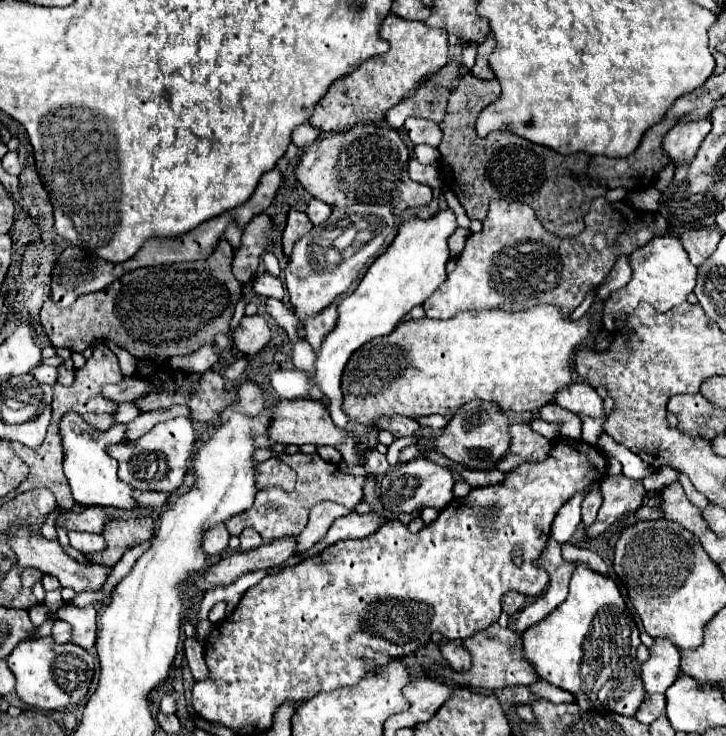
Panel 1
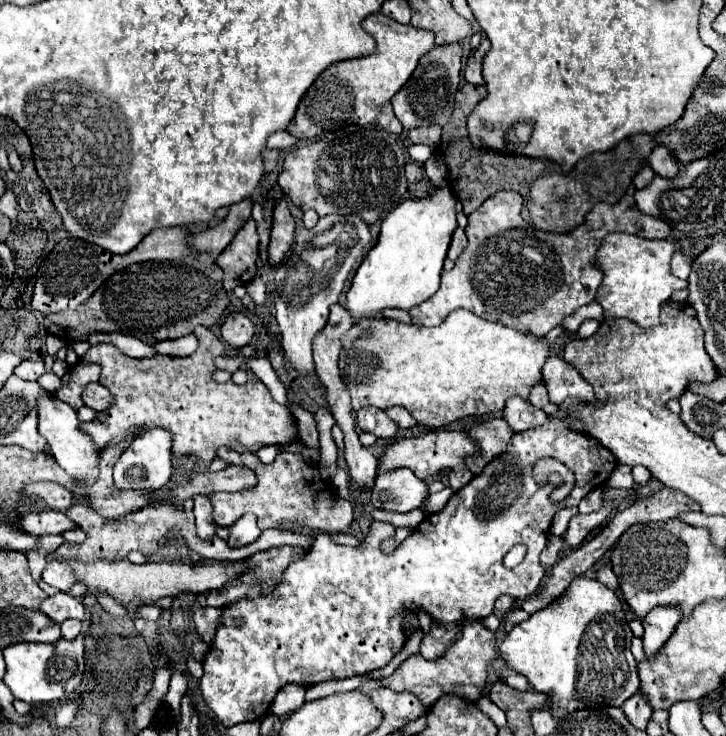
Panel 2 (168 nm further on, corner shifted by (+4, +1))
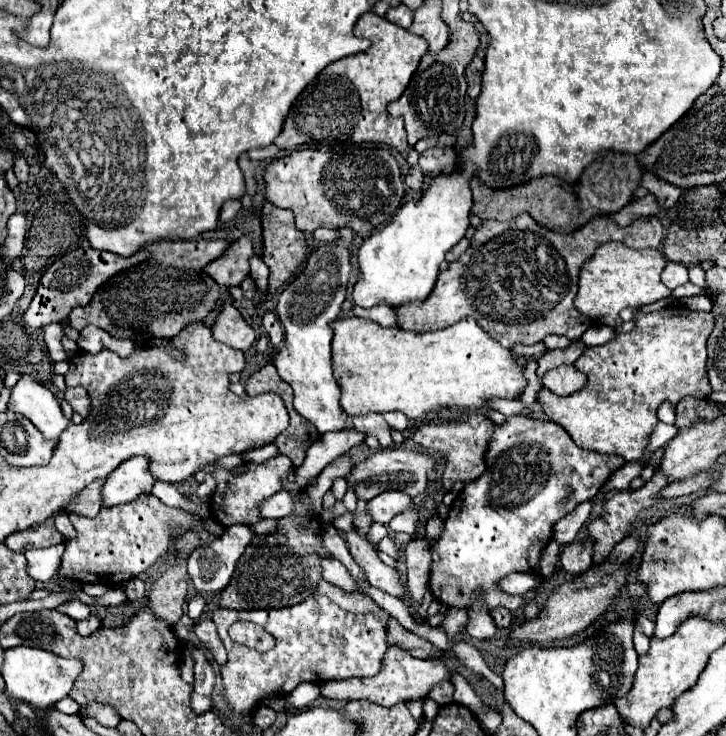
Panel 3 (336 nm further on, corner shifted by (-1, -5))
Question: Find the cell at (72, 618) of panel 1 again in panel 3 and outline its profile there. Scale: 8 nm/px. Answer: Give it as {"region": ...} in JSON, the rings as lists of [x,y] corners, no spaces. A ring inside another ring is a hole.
{"region":[[[68,600],[68,602],[60,604],[60,606],[56,608],[56,612],[66,614],[66,616],[70,616],[70,618],[76,620],[76,622],[80,622],[80,620],[84,620],[84,618],[90,616],[90,608],[88,608],[86,604],[82,604],[82,602],[78,602],[78,600]]]}

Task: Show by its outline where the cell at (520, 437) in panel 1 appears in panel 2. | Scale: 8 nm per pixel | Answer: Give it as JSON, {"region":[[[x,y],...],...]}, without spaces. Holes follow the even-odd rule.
{"region":[[[489,418],[485,422],[471,426],[465,432],[477,444],[475,454],[465,458],[465,464],[473,474],[479,474],[485,468],[485,464],[489,464],[495,456],[499,456],[513,436],[513,430],[503,418]]]}

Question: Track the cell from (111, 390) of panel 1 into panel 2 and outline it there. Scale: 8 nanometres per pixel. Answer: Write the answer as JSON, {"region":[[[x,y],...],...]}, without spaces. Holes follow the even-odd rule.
{"region":[[[97,382],[87,384],[87,386],[85,386],[85,392],[81,394],[81,398],[83,398],[83,404],[85,404],[85,406],[89,406],[89,408],[93,408],[93,410],[97,410],[97,412],[107,410],[107,408],[111,406],[111,402],[113,402],[113,398],[109,396],[109,390],[103,388],[103,386],[97,384]]]}

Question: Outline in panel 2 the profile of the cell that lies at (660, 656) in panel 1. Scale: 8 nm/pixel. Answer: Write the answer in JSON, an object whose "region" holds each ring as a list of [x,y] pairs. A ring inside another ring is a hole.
{"region":[[[653,608],[653,612],[645,616],[643,646],[645,646],[647,656],[655,656],[659,652],[659,648],[673,634],[679,620],[681,620],[681,612],[677,612],[677,608]]]}

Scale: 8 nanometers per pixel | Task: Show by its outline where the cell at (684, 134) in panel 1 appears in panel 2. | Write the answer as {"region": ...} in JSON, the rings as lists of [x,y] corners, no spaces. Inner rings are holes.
{"region":[[[655,146],[651,156],[649,156],[649,166],[653,172],[661,178],[673,178],[679,172],[679,164],[673,158],[673,154],[665,146]]]}

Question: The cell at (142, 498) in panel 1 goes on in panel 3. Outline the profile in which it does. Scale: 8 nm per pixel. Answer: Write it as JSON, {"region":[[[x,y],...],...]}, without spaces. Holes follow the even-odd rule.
{"region":[[[104,478],[94,480],[90,486],[86,486],[86,490],[82,490],[82,494],[78,498],[74,498],[74,502],[70,502],[70,506],[66,506],[66,512],[74,512],[74,514],[82,514],[86,518],[96,518],[98,512],[102,510],[102,486],[104,486]]]}

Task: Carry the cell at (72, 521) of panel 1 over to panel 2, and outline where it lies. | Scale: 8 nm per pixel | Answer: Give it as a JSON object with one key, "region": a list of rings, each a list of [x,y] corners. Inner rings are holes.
{"region":[[[41,510],[31,512],[27,516],[21,516],[21,532],[29,532],[33,536],[45,536],[45,534],[63,534],[65,530],[75,528],[75,524],[57,510]]]}

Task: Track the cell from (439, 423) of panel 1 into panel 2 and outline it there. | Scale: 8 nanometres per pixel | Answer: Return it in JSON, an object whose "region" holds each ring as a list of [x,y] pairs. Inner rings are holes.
{"region":[[[393,406],[393,408],[387,408],[385,410],[385,414],[399,426],[399,428],[413,428],[417,422],[415,422],[415,418],[405,410],[405,408],[401,408],[401,406]]]}

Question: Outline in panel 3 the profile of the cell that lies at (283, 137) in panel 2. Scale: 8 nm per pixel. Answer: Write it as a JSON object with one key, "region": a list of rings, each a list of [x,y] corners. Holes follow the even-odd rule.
{"region":[[[270,144],[266,148],[258,148],[258,150],[250,150],[248,152],[248,156],[252,160],[268,160],[268,158],[276,158],[276,154],[278,154],[278,148],[274,144]]]}

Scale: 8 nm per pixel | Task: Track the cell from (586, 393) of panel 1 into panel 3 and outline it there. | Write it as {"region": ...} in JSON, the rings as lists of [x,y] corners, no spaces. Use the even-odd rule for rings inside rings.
{"region":[[[558,366],[544,374],[542,384],[556,396],[570,396],[586,384],[586,374],[574,366]]]}

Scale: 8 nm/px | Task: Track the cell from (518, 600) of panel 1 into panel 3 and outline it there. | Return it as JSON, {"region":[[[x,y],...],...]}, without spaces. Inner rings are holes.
{"region":[[[498,608],[498,610],[494,610],[494,614],[490,614],[490,616],[494,618],[494,622],[496,622],[498,628],[510,628],[510,624],[512,624],[512,614],[510,614],[510,610],[506,610],[506,608]]]}

